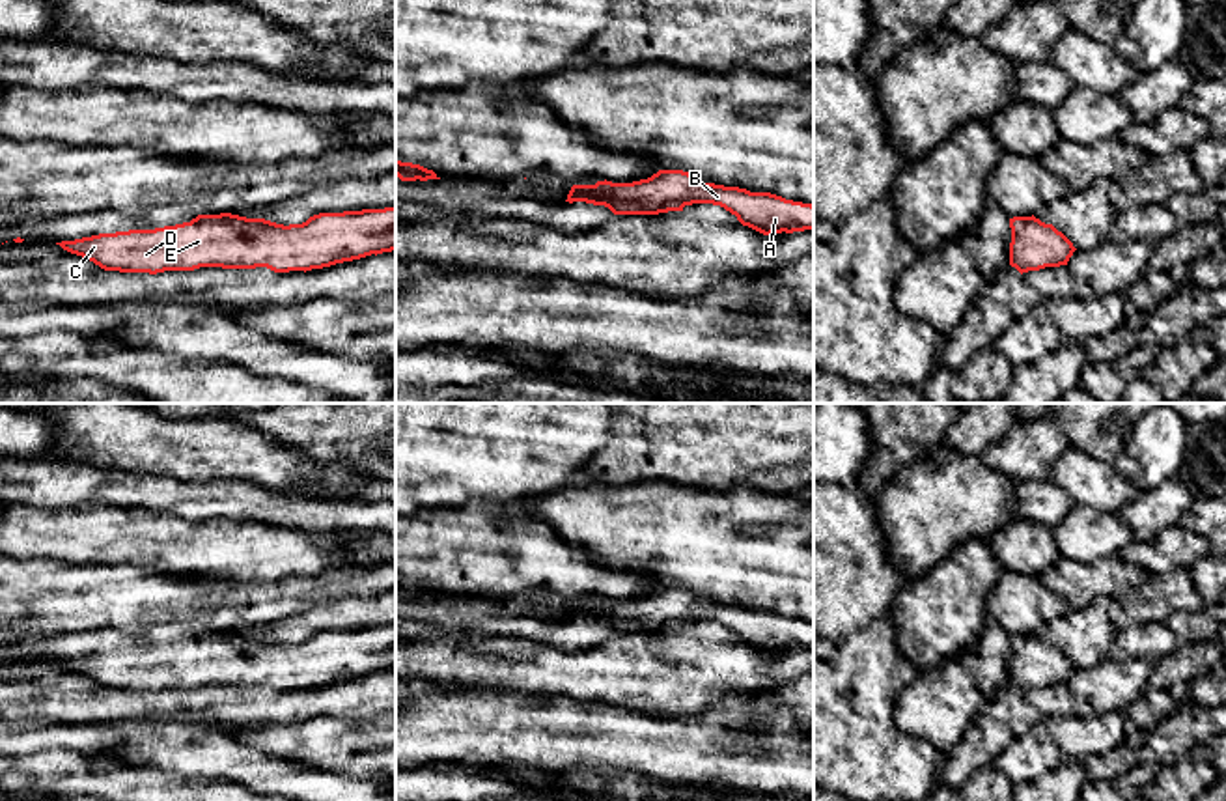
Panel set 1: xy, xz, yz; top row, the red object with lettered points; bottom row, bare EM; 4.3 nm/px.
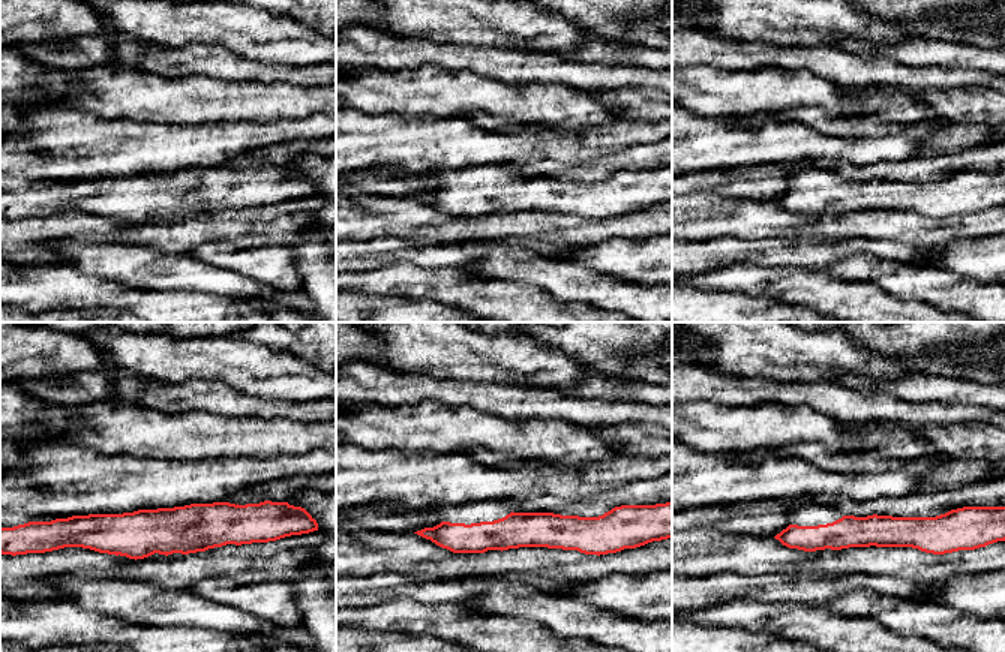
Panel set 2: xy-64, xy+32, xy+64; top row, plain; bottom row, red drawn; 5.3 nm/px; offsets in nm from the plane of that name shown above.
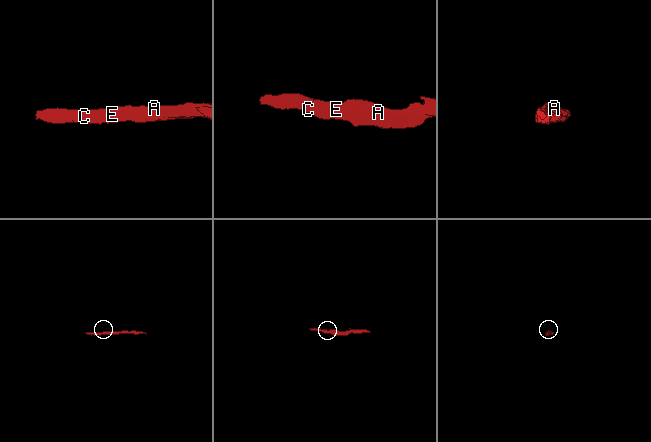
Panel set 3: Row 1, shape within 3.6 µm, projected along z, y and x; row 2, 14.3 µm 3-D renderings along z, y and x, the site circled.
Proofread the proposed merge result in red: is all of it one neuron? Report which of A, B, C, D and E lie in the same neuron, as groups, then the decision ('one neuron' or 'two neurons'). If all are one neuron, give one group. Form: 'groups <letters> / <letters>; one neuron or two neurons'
groups A B C D E; one neuron

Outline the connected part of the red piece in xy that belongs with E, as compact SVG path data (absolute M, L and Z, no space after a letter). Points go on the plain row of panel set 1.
M396 625L343 631L319 631L302 642L276 642L265 637L246 637L231 631L198 633L190 640L155 648L129 648L99 652L56 661L63 668L82 674L104 689L164 691L194 689L200 685L256 687L274 691L312 689L371 672L396 668Z

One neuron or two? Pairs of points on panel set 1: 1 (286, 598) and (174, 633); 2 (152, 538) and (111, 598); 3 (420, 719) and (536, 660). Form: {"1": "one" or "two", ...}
{"1": "two", "2": "two", "3": "two"}

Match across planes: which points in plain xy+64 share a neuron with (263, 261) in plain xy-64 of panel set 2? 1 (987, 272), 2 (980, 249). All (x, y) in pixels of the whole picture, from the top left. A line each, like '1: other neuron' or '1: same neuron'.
1: same neuron
2: same neuron

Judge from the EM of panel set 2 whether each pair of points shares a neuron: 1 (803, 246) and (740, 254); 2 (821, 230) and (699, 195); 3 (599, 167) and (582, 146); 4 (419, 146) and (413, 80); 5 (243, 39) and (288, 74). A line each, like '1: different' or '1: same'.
1: same
2: same
3: different
4: different
5: different

